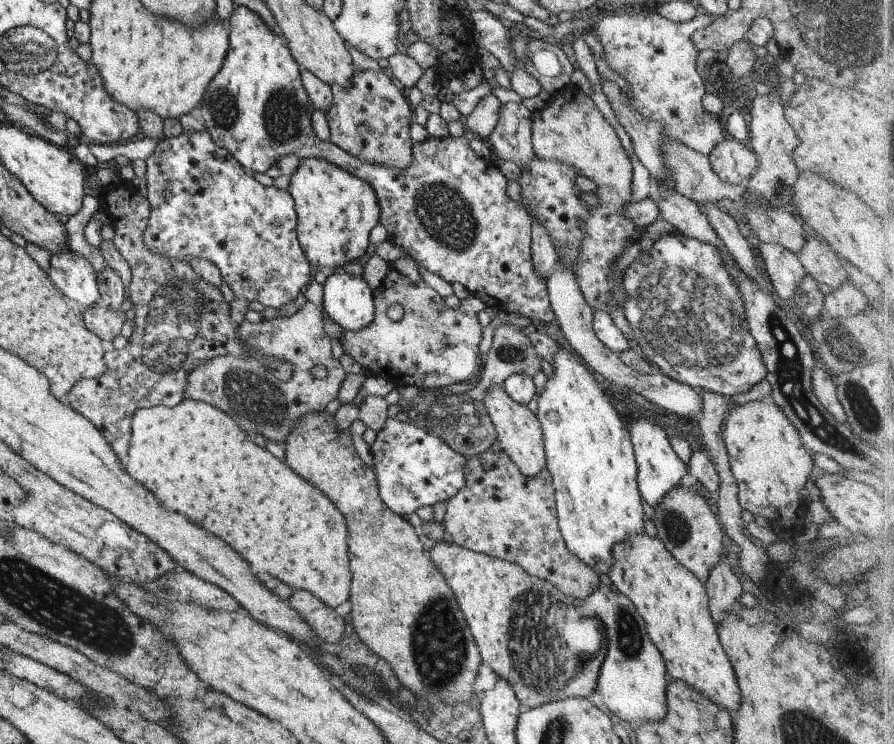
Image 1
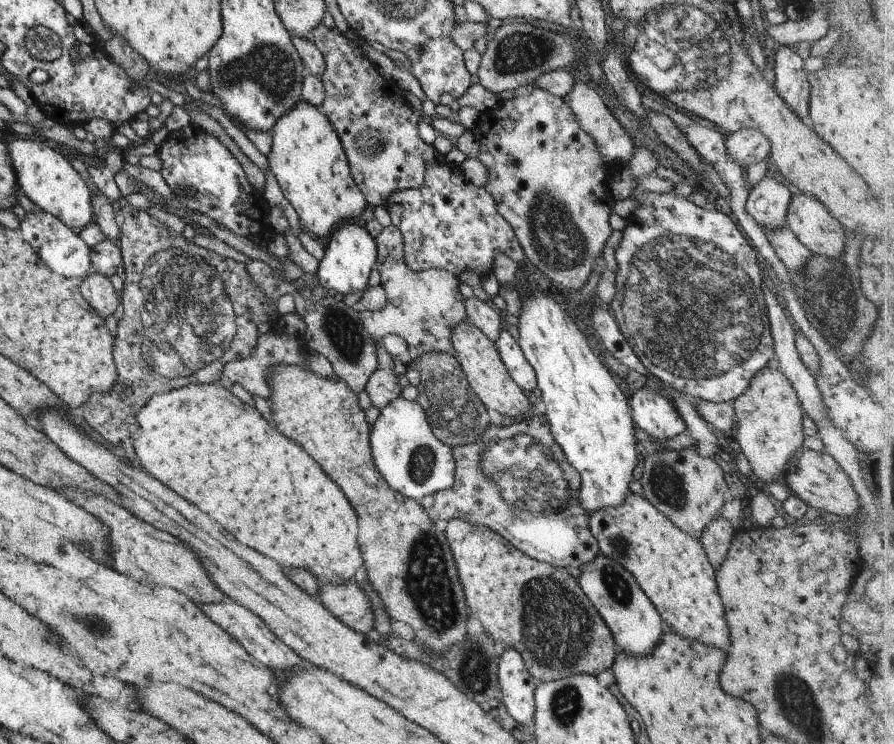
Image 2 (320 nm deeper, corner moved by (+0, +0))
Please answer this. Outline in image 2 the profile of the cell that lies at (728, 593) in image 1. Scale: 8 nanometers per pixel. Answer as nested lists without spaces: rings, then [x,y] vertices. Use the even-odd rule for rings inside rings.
[[[721,512],[708,522],[699,538],[707,560],[714,570],[724,561],[731,537],[734,535],[729,521],[720,514]]]

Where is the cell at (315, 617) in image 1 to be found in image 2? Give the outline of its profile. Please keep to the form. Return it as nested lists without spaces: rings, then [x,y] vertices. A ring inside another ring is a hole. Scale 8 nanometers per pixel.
[[[353,581],[321,586],[318,599],[323,602],[324,610],[353,632],[365,635],[372,630],[373,612],[369,608],[369,600]]]

